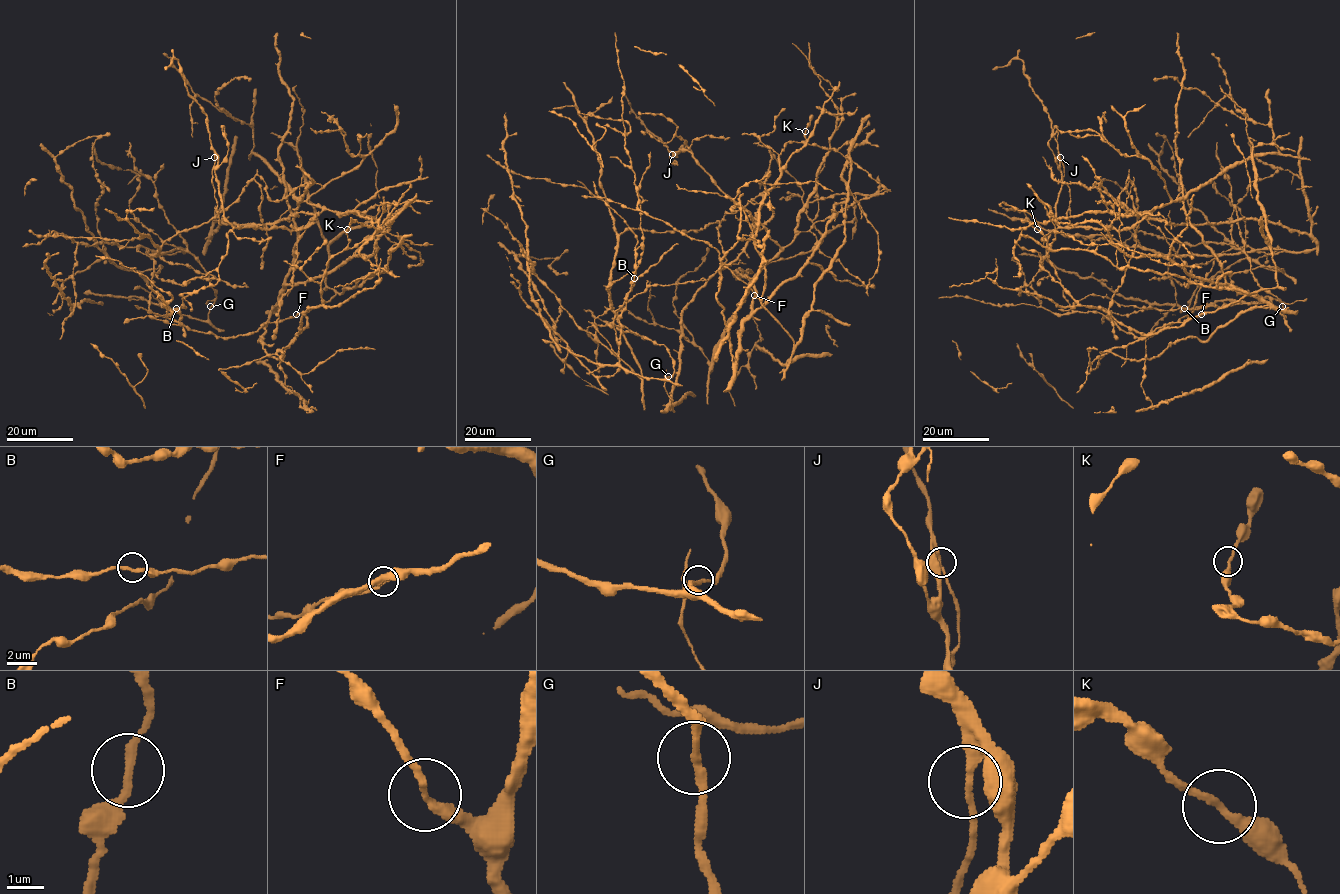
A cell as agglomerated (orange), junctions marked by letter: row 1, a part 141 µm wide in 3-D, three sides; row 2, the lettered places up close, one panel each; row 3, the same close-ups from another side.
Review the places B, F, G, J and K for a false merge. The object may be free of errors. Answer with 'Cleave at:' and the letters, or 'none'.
Cleave at: none

